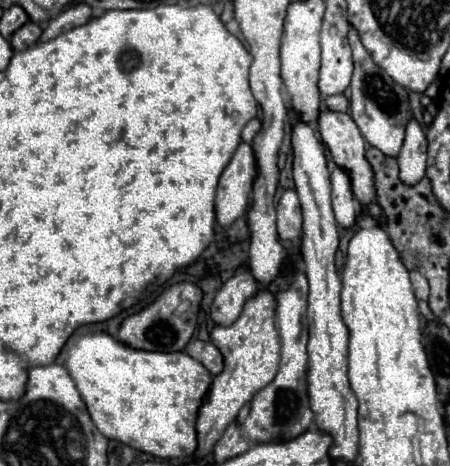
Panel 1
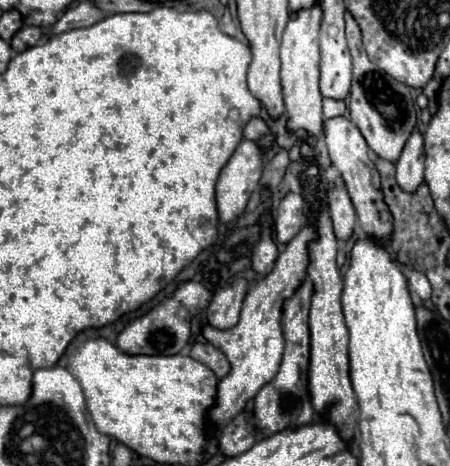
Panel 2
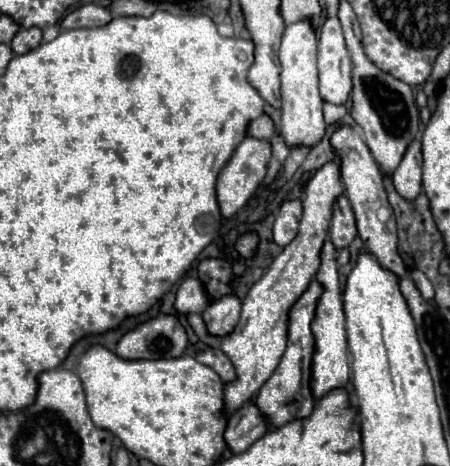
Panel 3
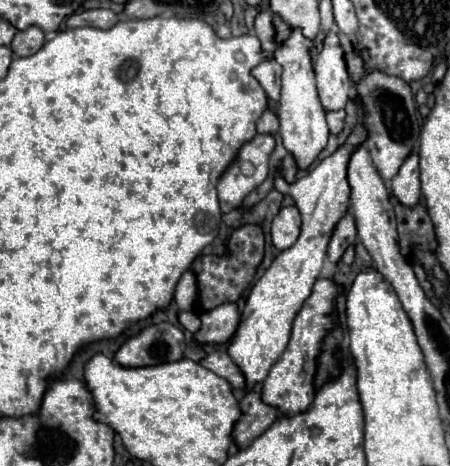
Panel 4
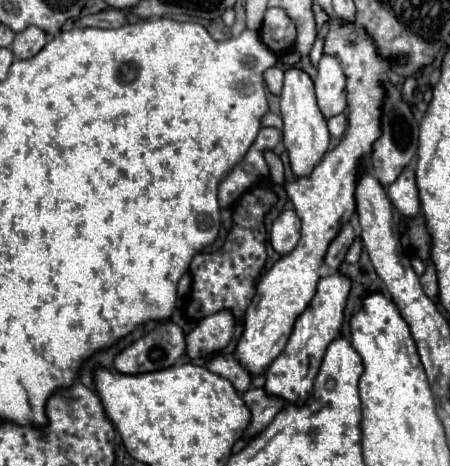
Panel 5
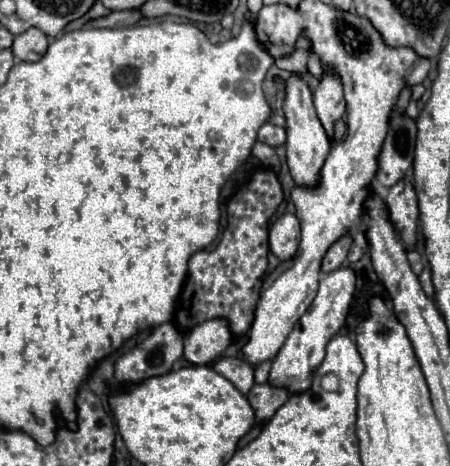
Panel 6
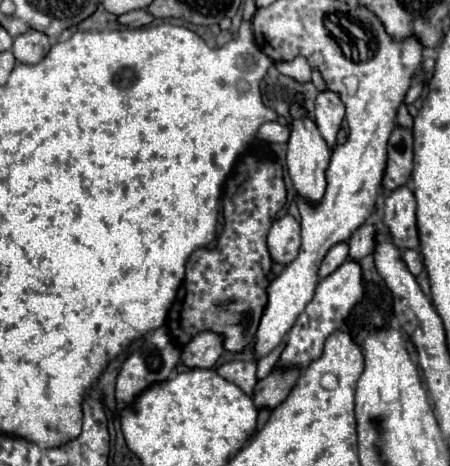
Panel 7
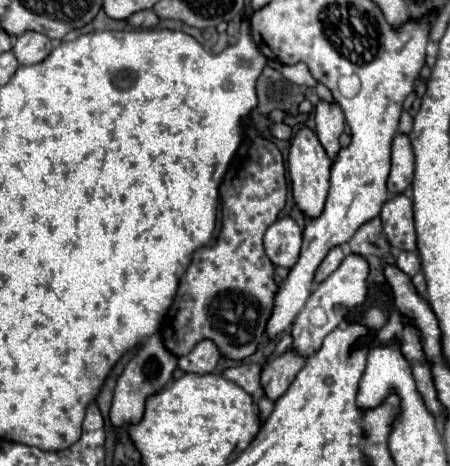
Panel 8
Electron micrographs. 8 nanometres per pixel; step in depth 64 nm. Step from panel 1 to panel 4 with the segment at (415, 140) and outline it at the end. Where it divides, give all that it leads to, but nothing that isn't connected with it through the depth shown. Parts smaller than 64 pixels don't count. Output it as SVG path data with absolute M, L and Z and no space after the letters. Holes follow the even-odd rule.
M410 154L408 160L400 166L398 174L392 178L392 194L400 200L400 204L412 208L418 204L422 192L420 192L420 170L418 170L418 154Z

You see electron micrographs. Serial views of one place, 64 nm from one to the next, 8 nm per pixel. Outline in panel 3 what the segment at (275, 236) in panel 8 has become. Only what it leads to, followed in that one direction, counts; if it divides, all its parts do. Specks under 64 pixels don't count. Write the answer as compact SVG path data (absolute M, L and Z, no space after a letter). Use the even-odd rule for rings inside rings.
M298 198L282 202L274 220L274 242L280 246L290 244L298 232L300 218L302 218L302 202Z

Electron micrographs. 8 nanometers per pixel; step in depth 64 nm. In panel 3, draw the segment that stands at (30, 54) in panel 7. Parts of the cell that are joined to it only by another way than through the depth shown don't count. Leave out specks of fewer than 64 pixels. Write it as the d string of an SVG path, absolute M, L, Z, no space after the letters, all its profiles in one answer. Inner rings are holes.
M20 28L18 34L12 38L12 50L14 54L26 54L34 50L42 40L42 30L40 28Z

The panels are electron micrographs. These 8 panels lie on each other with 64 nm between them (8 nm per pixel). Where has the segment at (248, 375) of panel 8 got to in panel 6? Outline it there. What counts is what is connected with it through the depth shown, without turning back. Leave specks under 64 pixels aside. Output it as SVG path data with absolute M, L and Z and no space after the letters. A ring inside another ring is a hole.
M220 358L212 364L212 368L222 374L224 378L228 378L242 394L248 394L250 388L254 386L254 368L252 364L248 364L242 358Z

